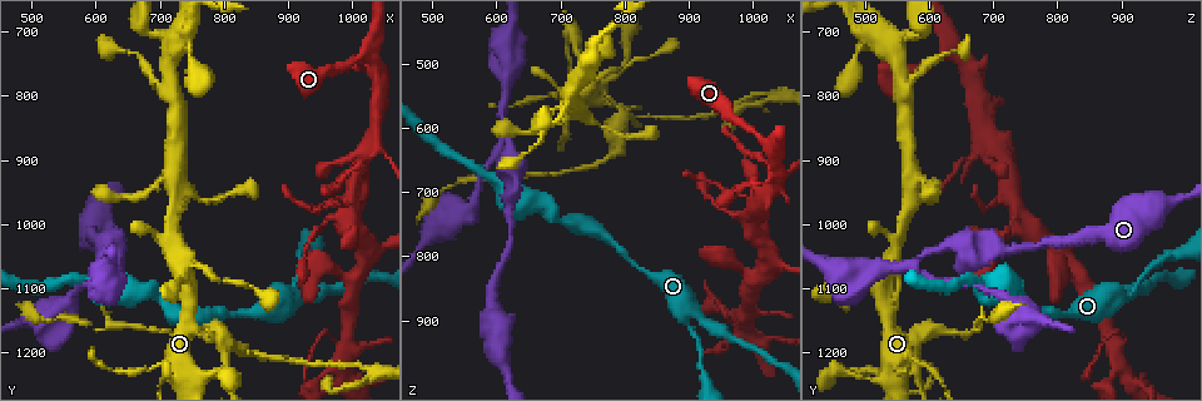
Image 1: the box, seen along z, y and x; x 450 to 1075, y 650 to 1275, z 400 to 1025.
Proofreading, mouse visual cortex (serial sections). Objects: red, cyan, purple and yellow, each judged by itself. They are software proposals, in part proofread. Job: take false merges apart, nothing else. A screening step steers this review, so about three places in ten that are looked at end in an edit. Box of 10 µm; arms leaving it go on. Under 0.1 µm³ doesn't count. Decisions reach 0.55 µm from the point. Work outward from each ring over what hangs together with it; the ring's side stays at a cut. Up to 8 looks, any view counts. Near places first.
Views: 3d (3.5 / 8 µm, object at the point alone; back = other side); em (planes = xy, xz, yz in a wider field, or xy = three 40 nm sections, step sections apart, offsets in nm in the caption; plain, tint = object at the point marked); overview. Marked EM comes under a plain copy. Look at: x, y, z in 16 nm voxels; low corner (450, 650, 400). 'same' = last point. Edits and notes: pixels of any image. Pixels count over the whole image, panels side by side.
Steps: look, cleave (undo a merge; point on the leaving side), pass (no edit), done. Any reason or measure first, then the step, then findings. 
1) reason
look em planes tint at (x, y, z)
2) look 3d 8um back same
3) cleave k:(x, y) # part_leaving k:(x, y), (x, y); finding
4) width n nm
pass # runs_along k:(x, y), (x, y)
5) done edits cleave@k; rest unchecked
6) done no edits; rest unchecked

look 3d 3.5um back at (605, 1065, 575)

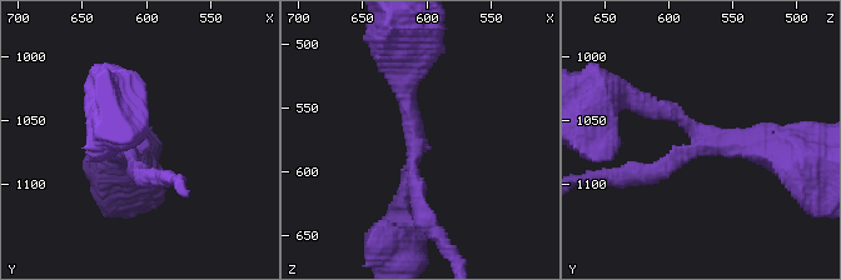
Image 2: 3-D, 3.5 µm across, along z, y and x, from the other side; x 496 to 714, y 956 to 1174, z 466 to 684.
arms 3; arm_widths 200, 200, 350 nm
look em planes tint at (608, 1064, 572)

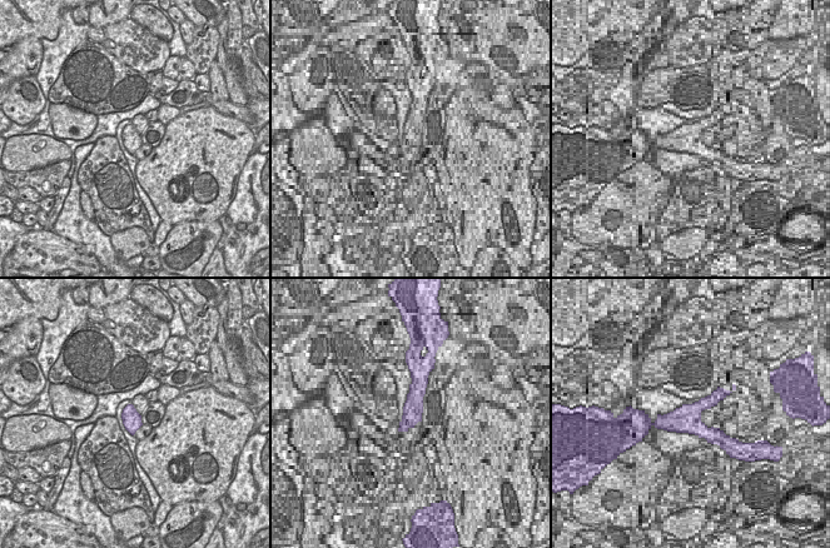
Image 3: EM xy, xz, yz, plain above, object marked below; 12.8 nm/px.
pass # runs_along 2:(122, 101), (137, 125), (137, 175); one cell here

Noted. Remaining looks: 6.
abrupt turn
look 3d 3.5um back at (795, 1185, 585)

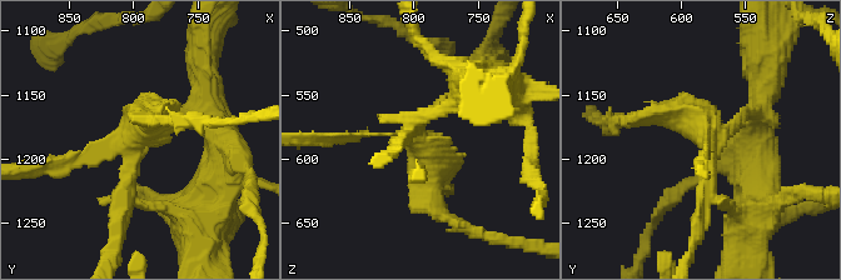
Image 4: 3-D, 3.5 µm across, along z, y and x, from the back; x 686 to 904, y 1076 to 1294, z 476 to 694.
cleave 4:(668, 118) # part_leaving 4:(708, 133), (682, 114), (612, 121); a second cell is stuck on

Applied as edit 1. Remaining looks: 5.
look 3d 3.5um at (895, 1115, 905)

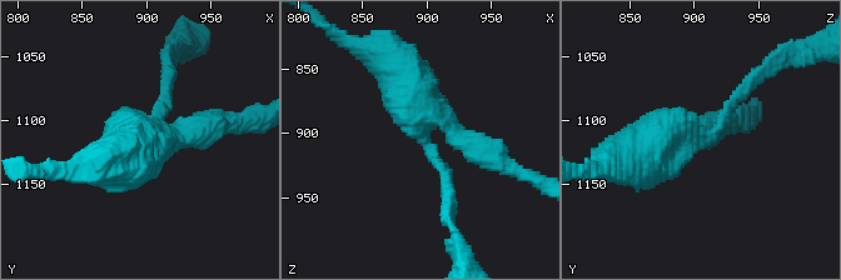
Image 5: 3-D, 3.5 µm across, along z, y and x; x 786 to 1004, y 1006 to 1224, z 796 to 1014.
shape alone is not enough
look em xy step 1 tint at (898, 1112, 908)

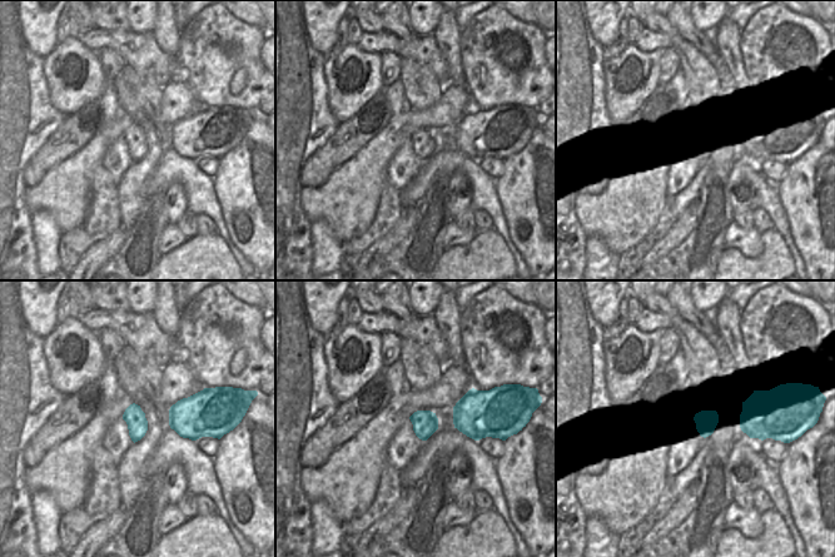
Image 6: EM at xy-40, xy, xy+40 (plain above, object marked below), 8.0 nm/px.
arm_widths 150, 350, 600 nm
pass # runs_along 5:(625, 156), (708, 138), (754, 76); all the same cell

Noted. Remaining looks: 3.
done edits cleave@4; rest unchecked

